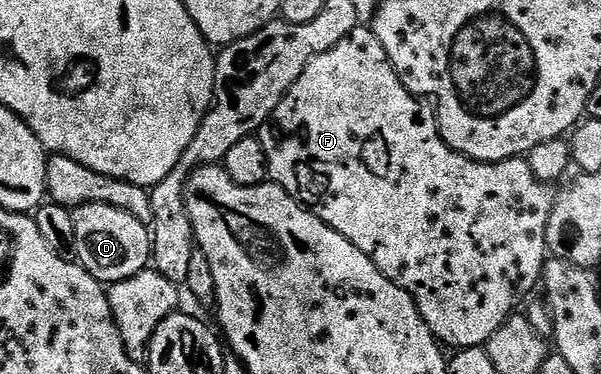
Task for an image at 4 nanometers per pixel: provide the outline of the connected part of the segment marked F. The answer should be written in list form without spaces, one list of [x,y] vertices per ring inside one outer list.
[[[359,26],[348,34],[332,50],[312,58],[308,66],[296,78],[296,82],[288,90],[288,94],[276,106],[276,110],[266,119],[260,129],[260,139],[266,155],[266,171],[273,183],[281,186],[286,193],[297,200],[303,208],[307,208],[316,218],[320,218],[332,230],[344,234],[352,246],[364,250],[368,258],[378,269],[396,286],[400,286],[416,302],[424,322],[432,330],[434,339],[441,342],[447,349],[461,350],[463,348],[481,348],[488,344],[489,339],[502,326],[507,319],[515,315],[518,299],[526,296],[535,287],[539,287],[542,279],[542,270],[546,267],[548,249],[546,247],[546,223],[552,214],[552,206],[556,199],[556,192],[543,180],[538,180],[536,174],[532,174],[532,166],[524,158],[501,160],[495,164],[489,164],[483,160],[473,160],[462,156],[456,150],[452,150],[442,140],[438,132],[438,118],[433,107],[425,108],[423,101],[414,96],[400,82],[398,75],[394,73],[392,62],[380,46],[380,38],[369,27]]]

